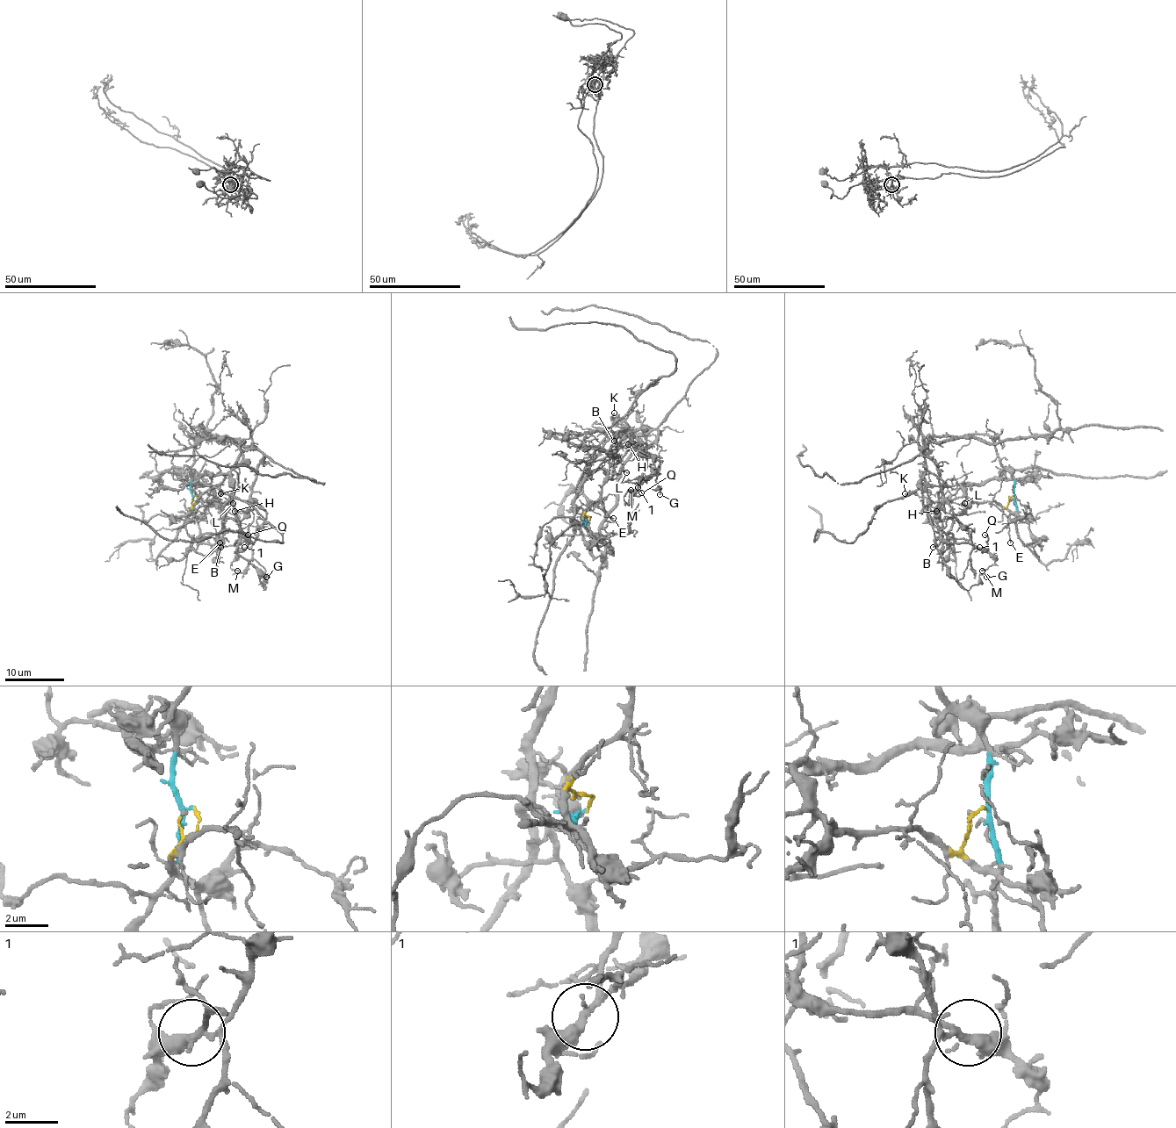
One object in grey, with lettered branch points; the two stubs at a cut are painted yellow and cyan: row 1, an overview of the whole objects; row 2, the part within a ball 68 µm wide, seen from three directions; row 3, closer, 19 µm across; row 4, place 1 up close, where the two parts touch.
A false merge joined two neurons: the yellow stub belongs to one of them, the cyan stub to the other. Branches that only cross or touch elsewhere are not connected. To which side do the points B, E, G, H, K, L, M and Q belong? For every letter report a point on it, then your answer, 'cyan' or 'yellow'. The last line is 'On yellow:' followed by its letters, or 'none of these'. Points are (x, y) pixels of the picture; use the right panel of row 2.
B: place (933, 547); yellow
E: place (1010, 542); yellow
G: place (986, 577); yellow
H: place (936, 511); yellow
K: place (905, 493); yellow
L: place (964, 503); yellow
M: place (982, 571); yellow
Q: place (984, 535); yellow
On yellow: B, E, G, H, K, L, M, Q

